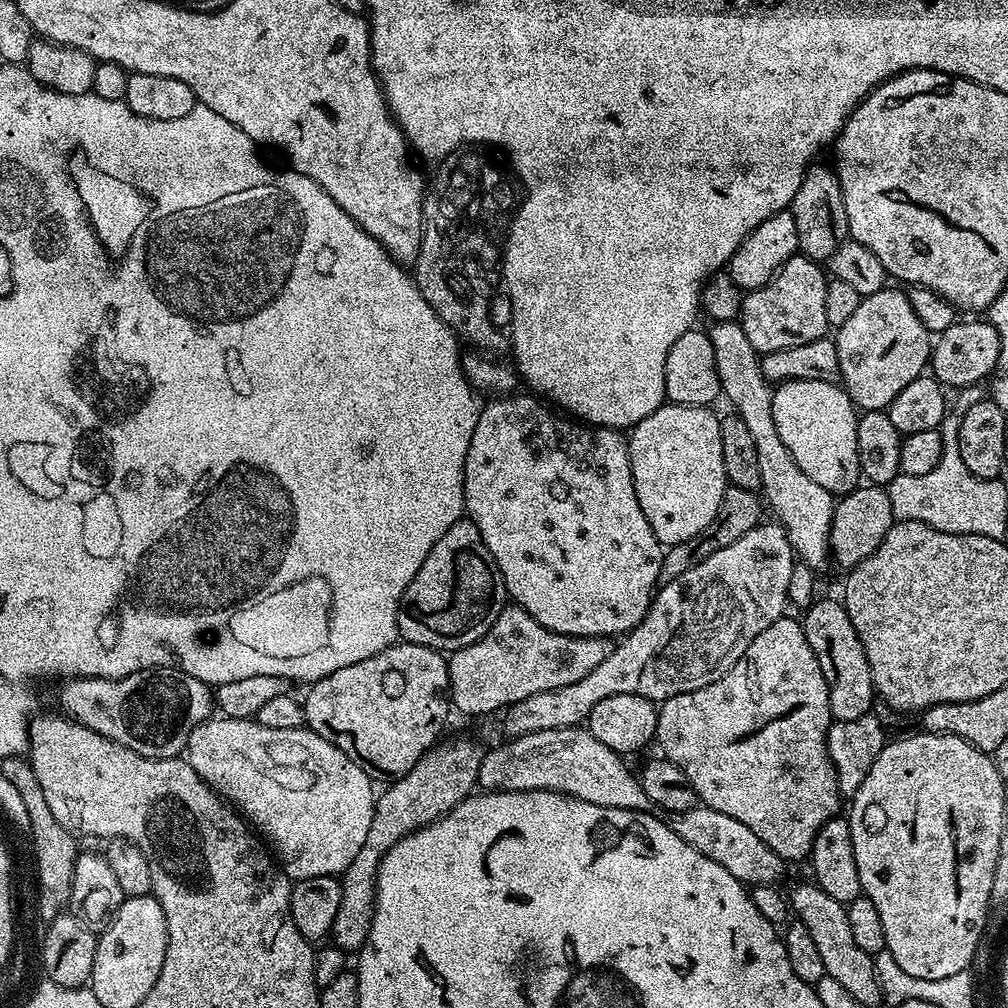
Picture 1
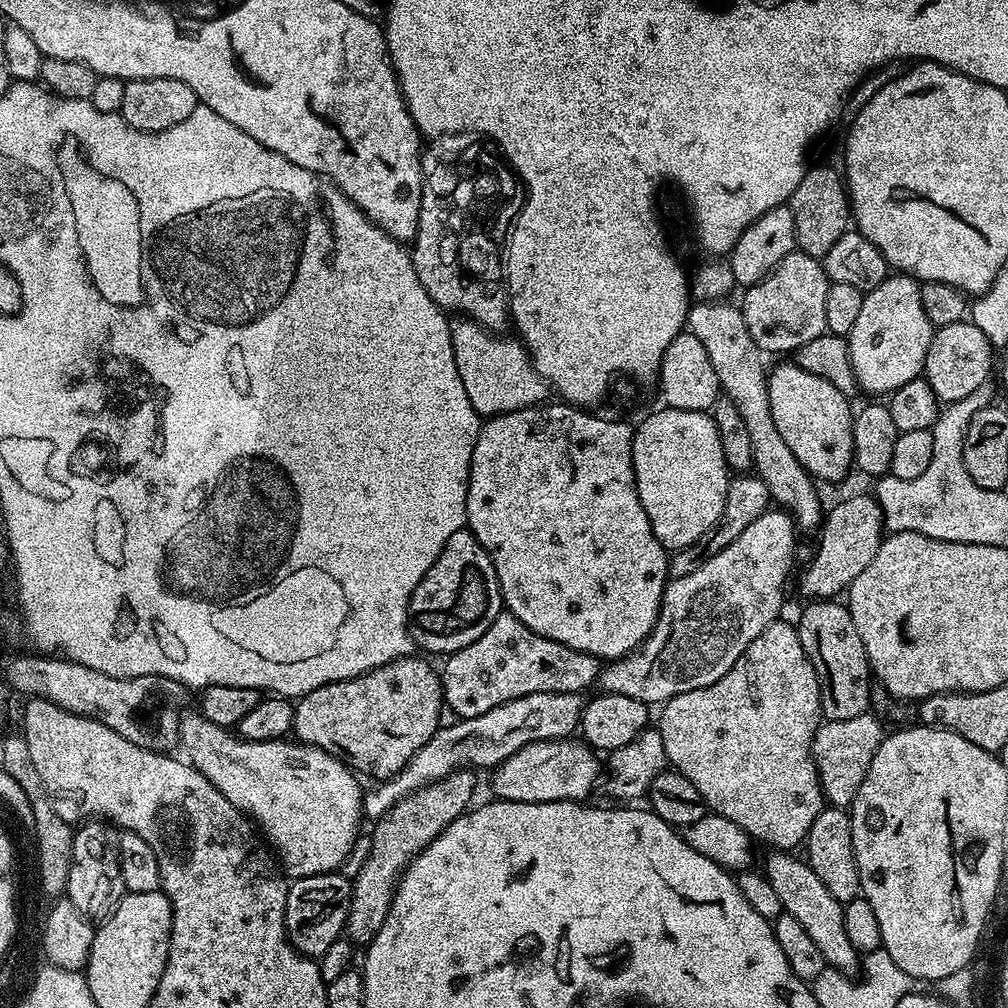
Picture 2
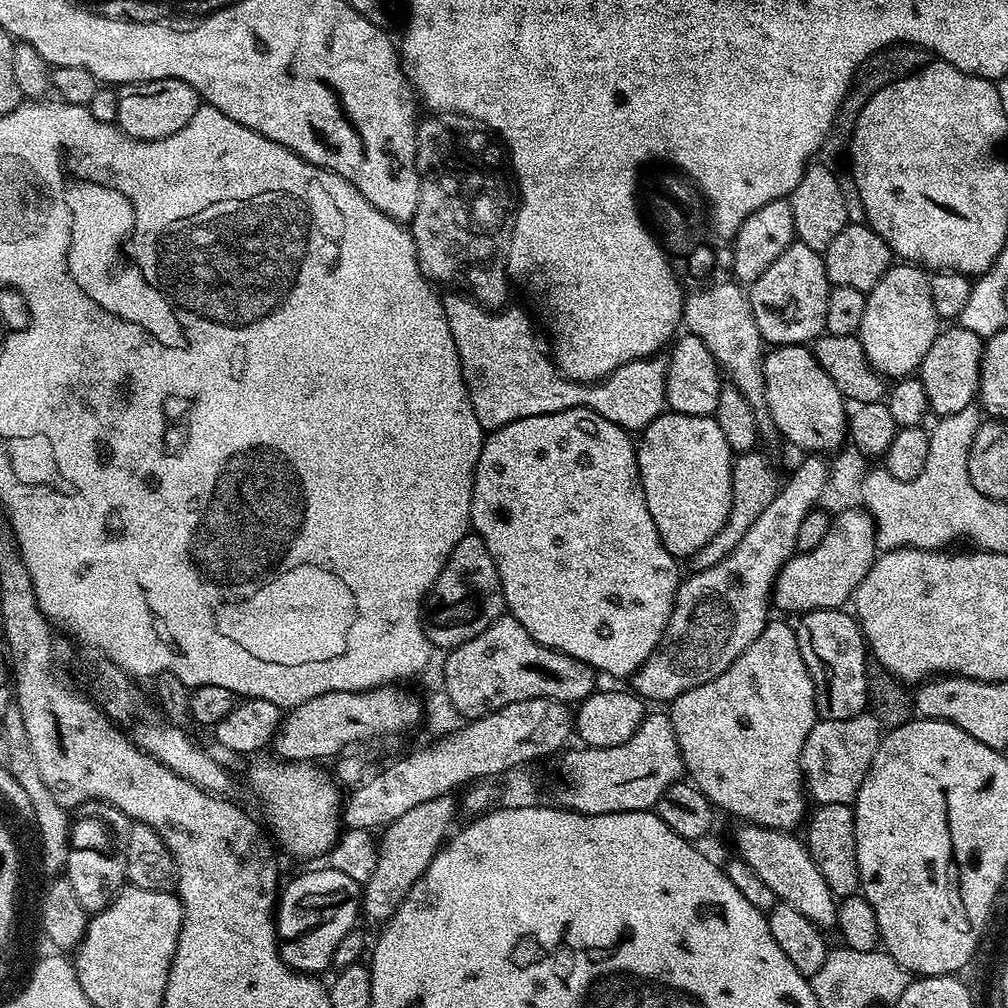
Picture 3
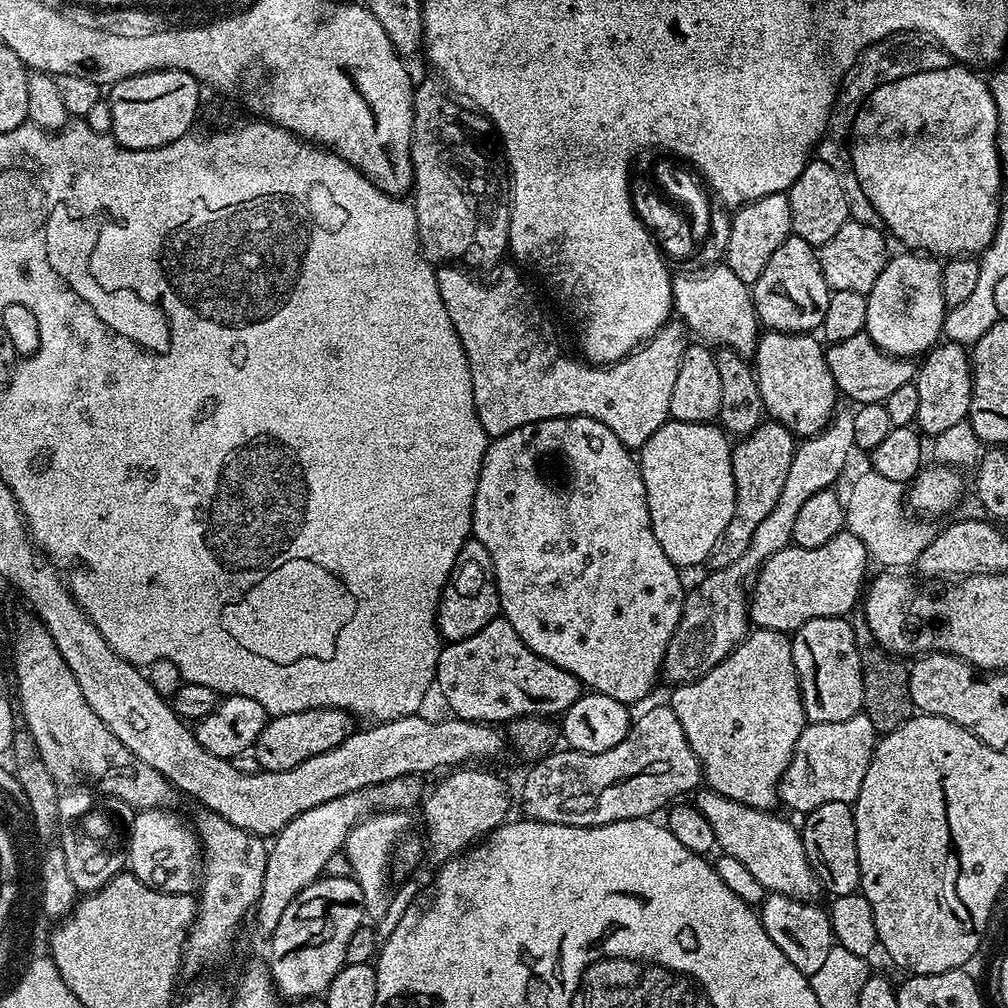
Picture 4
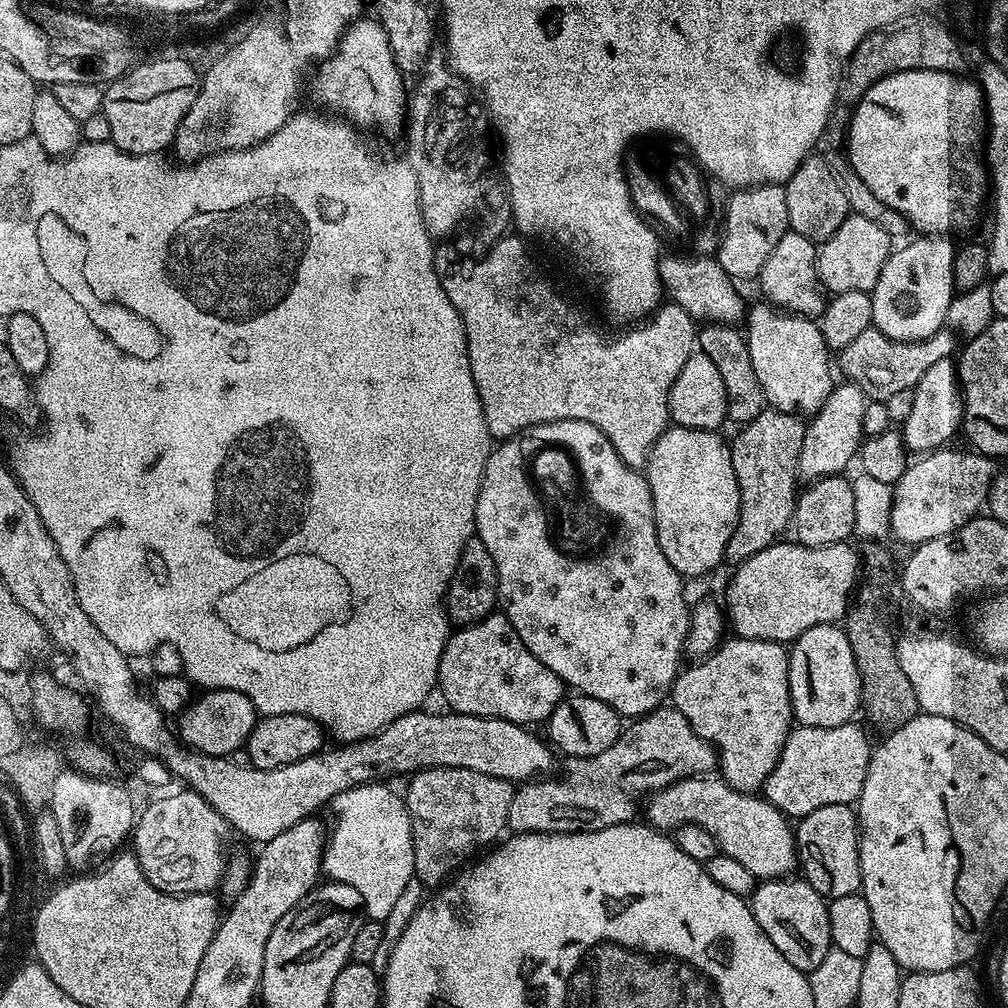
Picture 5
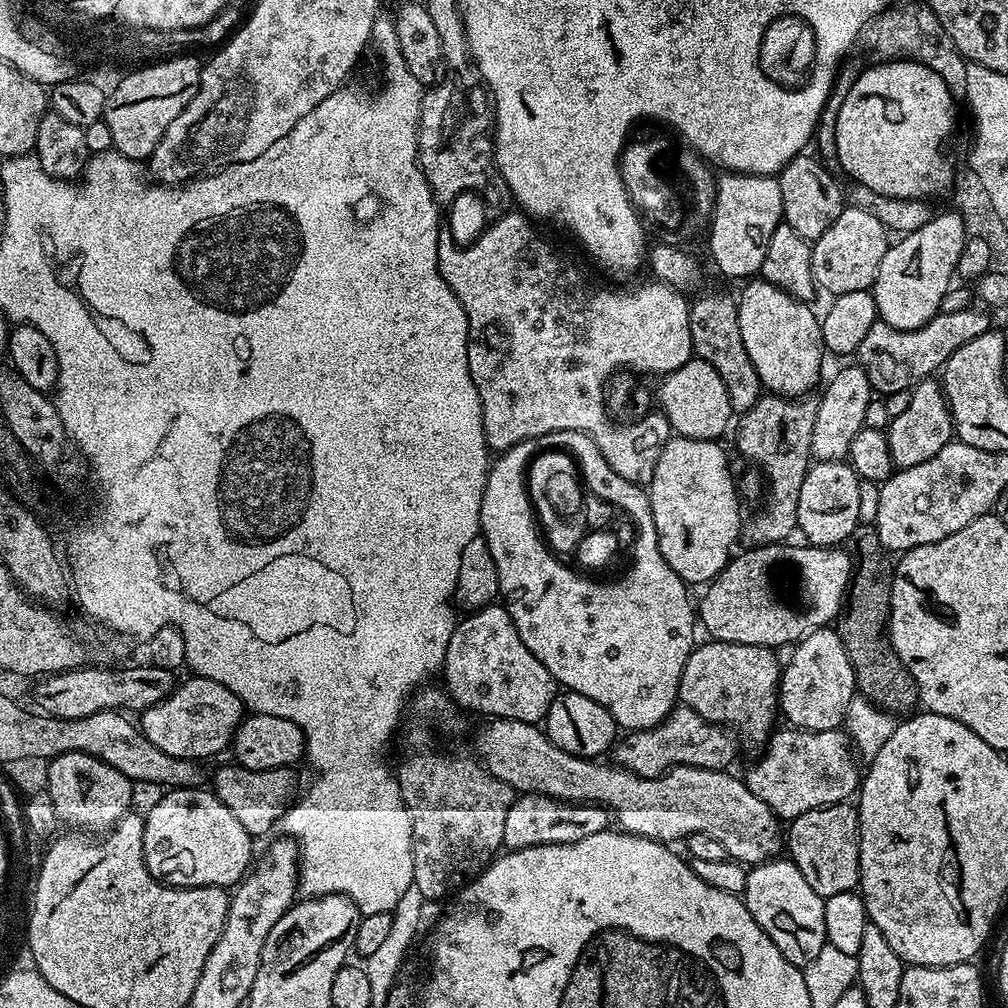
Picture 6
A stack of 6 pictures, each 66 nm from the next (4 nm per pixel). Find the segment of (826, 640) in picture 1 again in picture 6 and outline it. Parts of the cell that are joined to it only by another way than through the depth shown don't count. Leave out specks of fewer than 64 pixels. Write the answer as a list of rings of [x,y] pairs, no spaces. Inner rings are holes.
[[[835,627],[820,628],[804,637],[791,649],[792,657],[783,665],[778,693],[778,708],[789,725],[803,728],[805,732],[818,730],[834,730],[844,723],[844,715],[852,699],[858,694],[854,666],[850,666],[850,658],[846,654],[846,646],[842,646],[842,638],[838,638]]]

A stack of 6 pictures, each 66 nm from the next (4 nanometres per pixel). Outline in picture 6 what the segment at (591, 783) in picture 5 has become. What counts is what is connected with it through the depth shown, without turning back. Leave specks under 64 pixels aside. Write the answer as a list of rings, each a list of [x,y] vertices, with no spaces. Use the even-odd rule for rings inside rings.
[[[683,706],[673,708],[669,716],[658,726],[641,732],[628,732],[625,737],[625,740],[623,737],[615,745],[615,763],[646,778],[663,776],[671,768],[681,766],[723,772],[733,767],[732,759],[736,756],[737,741],[731,731],[725,730],[721,725],[711,724],[694,710]],[[533,792],[520,794],[513,799],[510,810],[506,810],[506,830],[502,830],[503,847],[529,848],[547,844],[573,844],[578,838],[590,838],[590,834],[605,831],[610,824],[607,808],[594,804],[573,804],[563,800],[552,800]]]

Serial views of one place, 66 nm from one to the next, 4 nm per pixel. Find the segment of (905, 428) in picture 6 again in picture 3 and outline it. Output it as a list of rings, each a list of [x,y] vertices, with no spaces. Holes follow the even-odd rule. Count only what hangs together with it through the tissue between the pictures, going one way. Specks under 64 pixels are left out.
[[[959,326],[945,327],[937,332],[934,342],[930,342],[930,350],[926,350],[926,358],[922,358],[918,369],[918,378],[922,386],[926,386],[928,407],[937,417],[956,414],[977,399],[984,346],[982,337]]]

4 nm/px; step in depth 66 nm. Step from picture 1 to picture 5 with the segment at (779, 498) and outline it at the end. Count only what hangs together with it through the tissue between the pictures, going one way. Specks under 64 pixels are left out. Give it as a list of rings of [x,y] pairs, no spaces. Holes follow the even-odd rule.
[[[668,254],[660,262],[660,282],[667,299],[682,306],[697,322],[739,325],[746,316],[746,303],[740,297],[737,281],[722,270],[708,254]]]

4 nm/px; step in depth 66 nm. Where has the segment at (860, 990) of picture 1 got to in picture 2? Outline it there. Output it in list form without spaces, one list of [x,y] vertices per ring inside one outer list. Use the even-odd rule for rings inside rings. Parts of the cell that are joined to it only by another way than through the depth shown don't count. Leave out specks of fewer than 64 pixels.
[[[772,850],[765,858],[762,871],[767,876],[770,886],[774,886],[778,898],[782,901],[785,913],[794,918],[810,934],[814,946],[822,950],[824,963],[829,968],[837,968],[839,972],[855,973],[861,967],[862,960],[855,946],[850,943],[850,937],[846,934],[846,918],[844,917],[844,905],[840,904],[826,886],[814,874],[814,870],[808,865],[807,859],[800,860],[788,850]]]

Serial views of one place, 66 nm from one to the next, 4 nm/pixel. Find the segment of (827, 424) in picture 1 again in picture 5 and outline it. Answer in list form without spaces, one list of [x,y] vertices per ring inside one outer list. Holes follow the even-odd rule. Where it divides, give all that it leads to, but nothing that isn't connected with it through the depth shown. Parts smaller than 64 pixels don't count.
[[[759,302],[747,309],[746,312],[746,339],[748,341],[748,349],[750,350],[750,362],[754,362],[754,371],[758,374],[758,382],[762,382],[762,390],[764,391],[764,399],[773,408],[777,408],[779,412],[794,412],[801,418],[811,417],[813,412],[822,406],[822,402],[826,402],[826,398],[832,393],[834,387],[834,379],[832,380],[832,368],[834,372],[834,364],[828,361],[830,356],[830,350],[826,346],[826,342],[822,338],[822,330],[820,329],[819,323],[815,319],[807,316],[798,316],[792,312],[783,311],[767,302]]]

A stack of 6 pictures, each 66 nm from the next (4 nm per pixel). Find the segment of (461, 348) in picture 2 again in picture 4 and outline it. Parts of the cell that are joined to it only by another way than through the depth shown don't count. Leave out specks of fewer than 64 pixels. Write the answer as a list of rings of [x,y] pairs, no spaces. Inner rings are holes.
[[[444,262],[436,268],[438,294],[442,294],[442,306],[450,314],[454,330],[464,347],[470,366],[470,382],[474,390],[474,406],[482,430],[489,438],[495,438],[514,430],[518,426],[533,424],[539,420],[562,418],[563,416],[589,416],[602,426],[610,426],[614,434],[629,450],[639,450],[670,419],[670,398],[674,394],[674,381],[682,358],[690,343],[690,333],[679,318],[669,319],[656,332],[644,341],[636,351],[624,356],[615,364],[593,364],[579,355],[571,356],[544,329],[538,313],[532,309],[532,300],[524,293],[524,288],[516,280],[500,280],[497,284],[479,284],[462,269]]]

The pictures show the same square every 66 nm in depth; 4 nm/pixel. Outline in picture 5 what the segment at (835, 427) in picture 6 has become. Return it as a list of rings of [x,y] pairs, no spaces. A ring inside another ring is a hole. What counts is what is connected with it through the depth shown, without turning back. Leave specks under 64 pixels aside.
[[[840,382],[832,389],[832,393],[822,402],[822,406],[813,412],[807,421],[802,438],[802,454],[798,454],[799,479],[813,482],[827,476],[839,476],[848,463],[857,459],[860,445],[865,439],[862,426],[862,414],[866,414],[866,406],[870,403],[864,391],[851,382]]]

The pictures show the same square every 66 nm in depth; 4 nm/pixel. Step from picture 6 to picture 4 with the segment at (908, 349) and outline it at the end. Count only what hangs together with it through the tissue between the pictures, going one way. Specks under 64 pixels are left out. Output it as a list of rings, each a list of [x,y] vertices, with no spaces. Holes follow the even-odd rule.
[[[865,331],[854,334],[854,338],[846,338],[846,342],[828,344],[824,357],[832,371],[837,393],[841,397],[849,396],[856,406],[883,404],[894,390],[913,383],[916,378],[917,365],[911,359],[883,352]]]

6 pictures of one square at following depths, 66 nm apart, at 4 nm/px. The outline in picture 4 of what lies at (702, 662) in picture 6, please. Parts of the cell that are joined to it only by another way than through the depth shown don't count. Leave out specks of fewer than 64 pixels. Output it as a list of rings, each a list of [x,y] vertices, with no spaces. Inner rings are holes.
[[[769,628],[749,631],[741,644],[725,660],[718,662],[714,670],[694,682],[673,687],[671,691],[670,707],[682,725],[686,742],[690,742],[690,748],[700,759],[703,783],[728,800],[742,802],[751,808],[775,809],[780,779],[788,769],[792,751],[806,723],[791,639]]]

